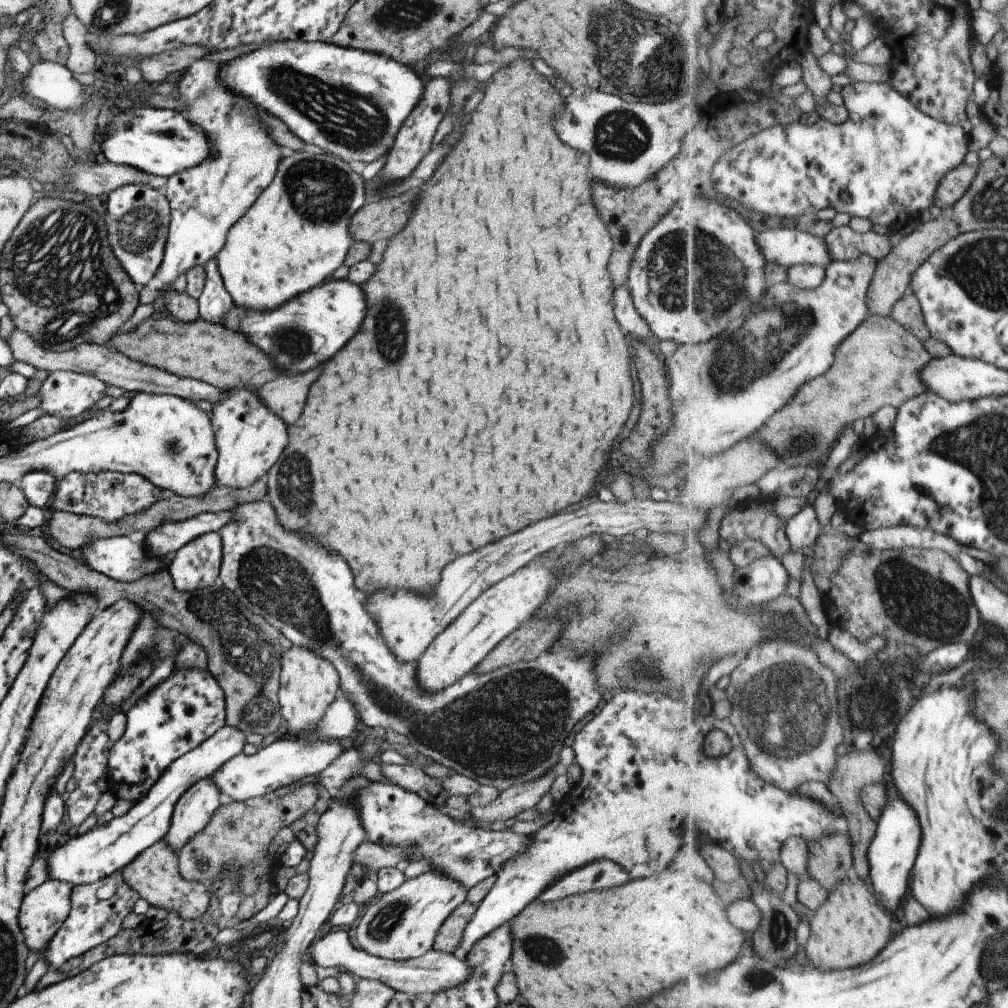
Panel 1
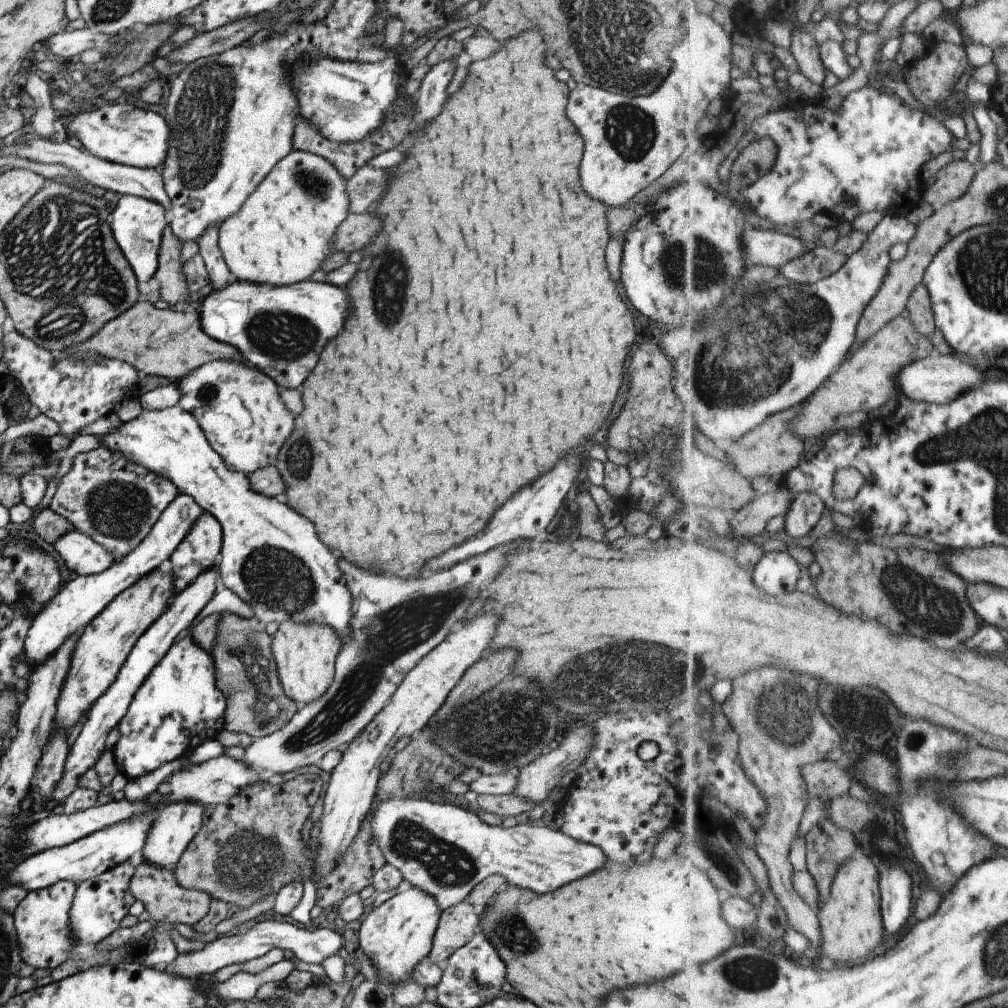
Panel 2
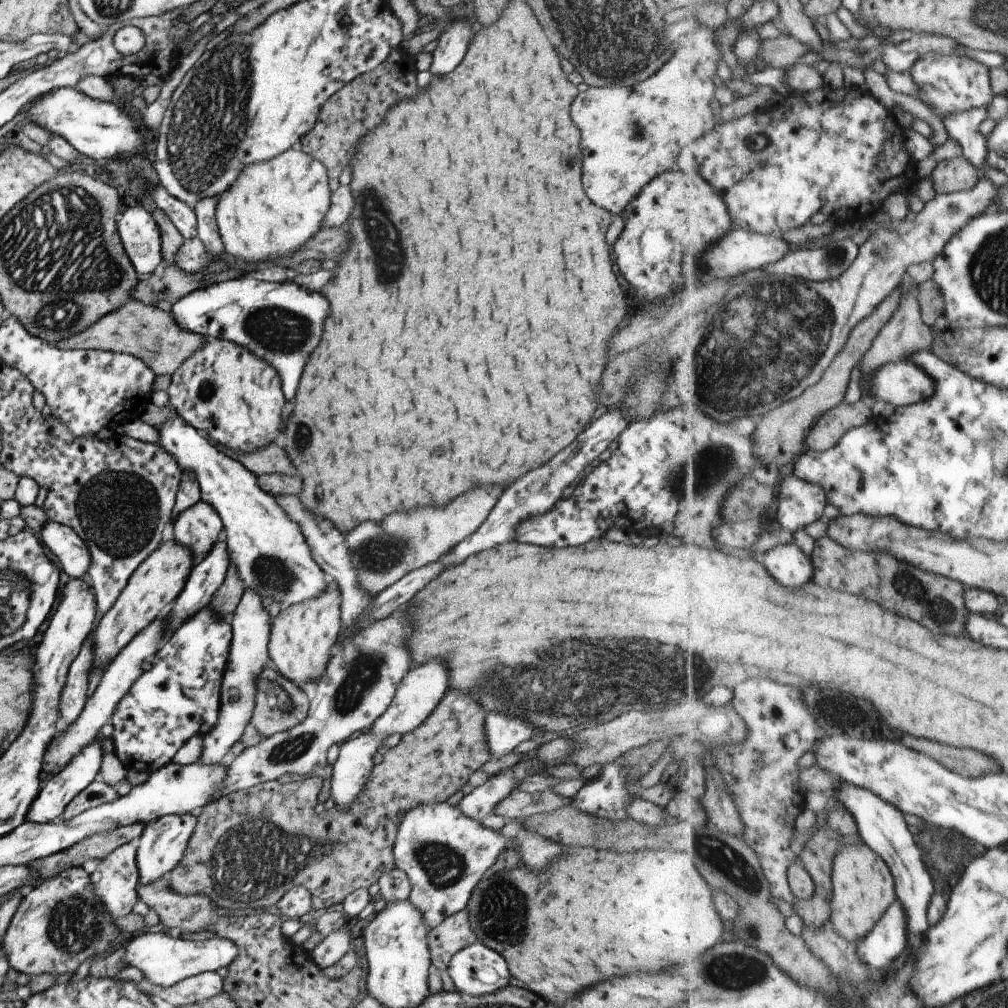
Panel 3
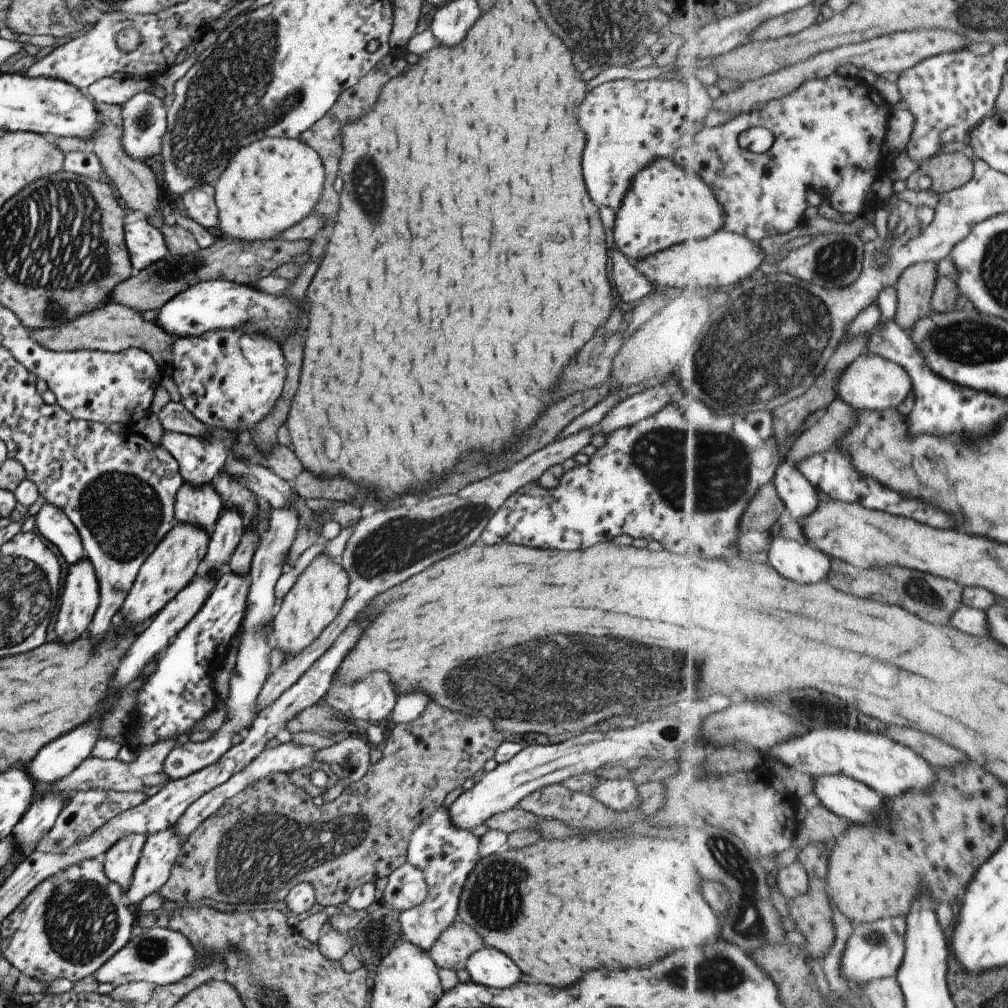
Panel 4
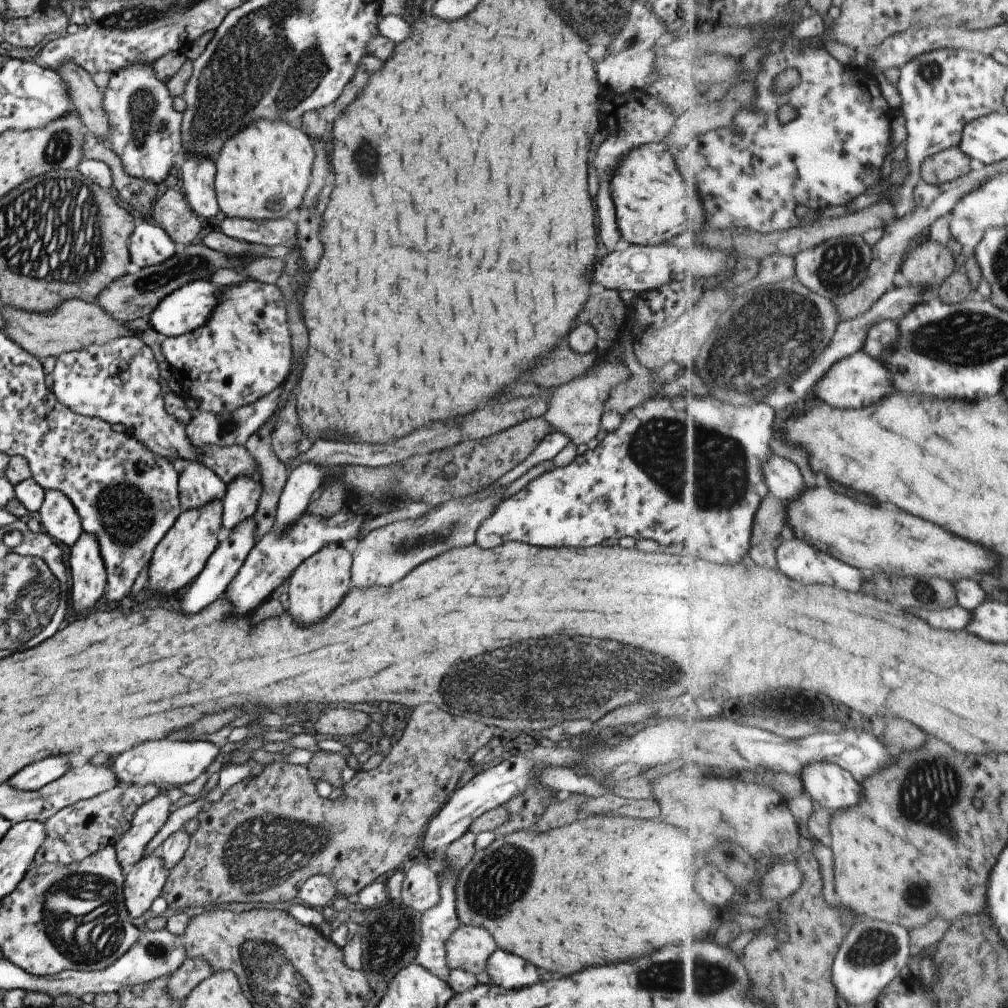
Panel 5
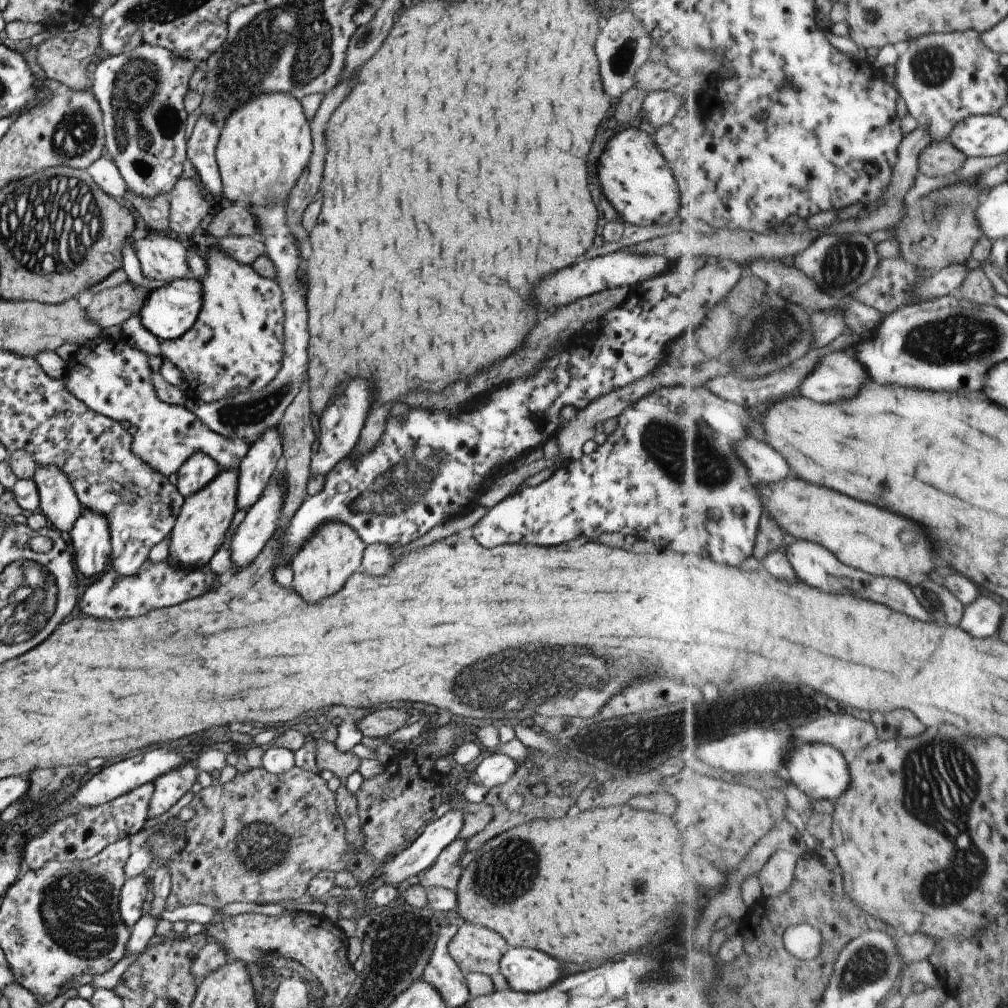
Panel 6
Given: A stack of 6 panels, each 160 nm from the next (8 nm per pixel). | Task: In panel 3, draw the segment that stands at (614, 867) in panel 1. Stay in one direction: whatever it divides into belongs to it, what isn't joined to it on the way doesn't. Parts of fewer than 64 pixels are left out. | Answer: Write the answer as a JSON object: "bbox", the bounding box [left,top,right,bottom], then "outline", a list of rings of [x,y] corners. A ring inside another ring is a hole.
{"bbox":[393,803,564,929],"outline":[[[448,803],[416,806],[404,815],[393,846],[395,866],[403,870],[411,880],[409,901],[421,911],[428,929],[433,929],[444,922],[446,917],[466,909],[470,895],[483,878],[485,870],[496,862],[501,852],[512,846],[513,841],[509,839],[498,834],[498,831],[482,826],[477,820],[462,814],[457,806]],[[522,830],[514,837],[519,844],[520,862],[518,865],[528,864],[532,870],[540,870],[544,868],[548,862],[552,862],[554,858],[558,858],[562,854],[564,847],[561,847],[554,841],[543,839],[542,836]]]}

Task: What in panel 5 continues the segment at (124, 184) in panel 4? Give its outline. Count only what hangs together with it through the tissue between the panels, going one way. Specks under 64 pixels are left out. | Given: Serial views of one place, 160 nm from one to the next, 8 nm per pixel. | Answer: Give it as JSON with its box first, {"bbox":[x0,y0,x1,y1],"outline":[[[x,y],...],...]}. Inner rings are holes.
{"bbox":[57,61,109,140],"outline":[[[64,61],[57,73],[66,83],[71,103],[76,113],[90,131],[99,140],[109,135],[109,120],[103,109],[103,94],[94,83],[92,75],[72,61]]]}

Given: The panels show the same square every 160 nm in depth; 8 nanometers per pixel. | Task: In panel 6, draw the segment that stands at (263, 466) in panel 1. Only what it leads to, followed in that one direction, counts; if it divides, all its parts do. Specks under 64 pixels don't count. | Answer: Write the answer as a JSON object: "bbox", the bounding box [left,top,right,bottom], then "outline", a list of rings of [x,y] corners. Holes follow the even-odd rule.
{"bbox":[160,245,284,403],"outline":[[[218,245],[204,252],[203,258],[208,270],[204,276],[196,279],[200,281],[203,290],[197,321],[182,336],[162,342],[160,355],[177,366],[184,380],[200,382],[200,400],[213,403],[244,391],[258,392],[278,374],[284,354],[283,292],[274,279],[260,276],[251,265],[239,263]]]}

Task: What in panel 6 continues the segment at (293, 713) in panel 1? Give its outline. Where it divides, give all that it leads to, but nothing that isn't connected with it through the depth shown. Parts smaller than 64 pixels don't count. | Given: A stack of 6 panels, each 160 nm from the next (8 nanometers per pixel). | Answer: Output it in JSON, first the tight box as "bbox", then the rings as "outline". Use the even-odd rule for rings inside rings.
{"bbox":[291,521,367,602],"outline":[[[344,521],[322,523],[291,560],[292,587],[306,602],[316,602],[320,598],[336,594],[344,586],[346,579],[360,570],[367,546],[358,533]]]}

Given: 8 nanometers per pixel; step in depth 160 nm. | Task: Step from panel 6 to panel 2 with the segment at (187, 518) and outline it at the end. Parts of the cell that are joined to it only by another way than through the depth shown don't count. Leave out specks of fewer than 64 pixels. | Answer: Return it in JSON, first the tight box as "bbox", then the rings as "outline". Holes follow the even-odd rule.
{"bbox":[53,569,175,734],"outline":[[[154,569],[142,575],[132,586],[118,593],[108,606],[105,606],[86,625],[77,640],[73,657],[67,672],[60,696],[57,700],[57,713],[53,734],[70,729],[82,718],[82,714],[96,702],[106,689],[116,680],[124,661],[136,641],[148,627],[160,618],[175,594],[175,574]]]}

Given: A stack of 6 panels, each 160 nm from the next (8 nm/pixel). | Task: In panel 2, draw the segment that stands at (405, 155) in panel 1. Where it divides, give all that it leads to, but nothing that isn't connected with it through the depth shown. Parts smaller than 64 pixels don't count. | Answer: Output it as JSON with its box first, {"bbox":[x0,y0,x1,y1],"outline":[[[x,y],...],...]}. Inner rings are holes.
{"bbox":[413,60,456,126],"outline":[[[445,60],[438,64],[430,66],[427,74],[421,80],[421,85],[416,92],[415,105],[418,110],[415,112],[413,122],[416,126],[424,126],[436,112],[442,110],[444,100],[448,98],[446,88],[456,72],[456,61]]]}

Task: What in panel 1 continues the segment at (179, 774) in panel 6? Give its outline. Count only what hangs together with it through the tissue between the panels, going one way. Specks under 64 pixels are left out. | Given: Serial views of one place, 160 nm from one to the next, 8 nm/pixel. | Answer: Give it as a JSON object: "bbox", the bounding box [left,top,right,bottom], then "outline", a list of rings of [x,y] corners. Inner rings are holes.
{"bbox":[44,869,140,968],"outline":[[[118,869],[110,876],[101,878],[99,881],[85,885],[72,885],[71,909],[64,919],[58,932],[54,934],[50,944],[44,950],[44,958],[49,965],[59,968],[70,958],[83,956],[83,954],[95,946],[104,944],[122,930],[122,920],[133,911],[134,903],[140,897],[139,894],[124,882],[123,869]],[[104,884],[114,884],[114,895],[111,898],[98,898],[96,892]]]}

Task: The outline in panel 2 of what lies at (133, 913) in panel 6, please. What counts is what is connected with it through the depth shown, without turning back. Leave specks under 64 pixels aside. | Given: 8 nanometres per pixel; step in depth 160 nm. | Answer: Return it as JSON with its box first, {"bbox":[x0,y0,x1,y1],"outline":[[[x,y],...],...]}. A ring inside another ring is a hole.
{"bbox":[142,801,206,869],"outline":[[[182,801],[164,806],[157,812],[142,847],[143,862],[157,867],[171,869],[188,848],[196,833],[200,830],[203,810],[206,807],[190,801]]]}

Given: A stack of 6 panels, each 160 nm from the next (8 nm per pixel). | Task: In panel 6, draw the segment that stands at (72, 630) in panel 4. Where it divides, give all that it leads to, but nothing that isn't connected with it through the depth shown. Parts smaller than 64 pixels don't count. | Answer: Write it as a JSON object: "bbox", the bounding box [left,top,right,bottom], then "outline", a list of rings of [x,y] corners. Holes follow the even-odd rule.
{"bbox":[69,509,112,578],"outline":[[[83,509],[69,534],[78,570],[87,578],[100,576],[112,558],[108,519],[103,514]]]}

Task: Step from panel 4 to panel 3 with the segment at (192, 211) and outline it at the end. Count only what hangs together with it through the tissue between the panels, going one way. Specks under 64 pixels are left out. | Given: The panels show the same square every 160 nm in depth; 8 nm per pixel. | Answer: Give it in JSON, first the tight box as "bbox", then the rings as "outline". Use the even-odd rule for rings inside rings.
{"bbox":[192,197,225,257],"outline":[[[204,197],[192,209],[197,216],[197,237],[204,243],[210,256],[218,257],[225,254],[225,248],[218,230],[216,205],[216,197]]]}

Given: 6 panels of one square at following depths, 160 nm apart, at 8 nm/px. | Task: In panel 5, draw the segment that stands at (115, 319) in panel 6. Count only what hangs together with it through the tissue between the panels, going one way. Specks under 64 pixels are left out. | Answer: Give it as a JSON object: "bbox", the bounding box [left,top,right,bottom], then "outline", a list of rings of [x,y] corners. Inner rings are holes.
{"bbox":[96,244,237,323],"outline":[[[205,244],[186,245],[179,247],[171,259],[163,263],[141,268],[135,274],[126,273],[122,278],[108,284],[97,296],[96,303],[100,305],[111,317],[126,323],[136,318],[148,319],[150,313],[158,303],[177,288],[186,283],[204,280],[214,274],[220,267],[237,268],[237,257],[230,257],[224,253],[212,250]]]}

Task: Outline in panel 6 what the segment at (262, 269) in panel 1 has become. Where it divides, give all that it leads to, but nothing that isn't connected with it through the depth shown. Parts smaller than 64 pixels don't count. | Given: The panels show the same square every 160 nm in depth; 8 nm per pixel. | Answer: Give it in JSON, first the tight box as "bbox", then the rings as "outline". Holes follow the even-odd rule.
{"bbox":[215,91,313,208],"outline":[[[286,91],[260,93],[237,106],[220,128],[219,141],[215,157],[223,184],[222,190],[234,203],[244,204],[248,208],[254,205],[267,205],[276,199],[283,201],[288,198],[291,188],[306,168],[313,151],[311,126],[300,104],[300,99]]]}

